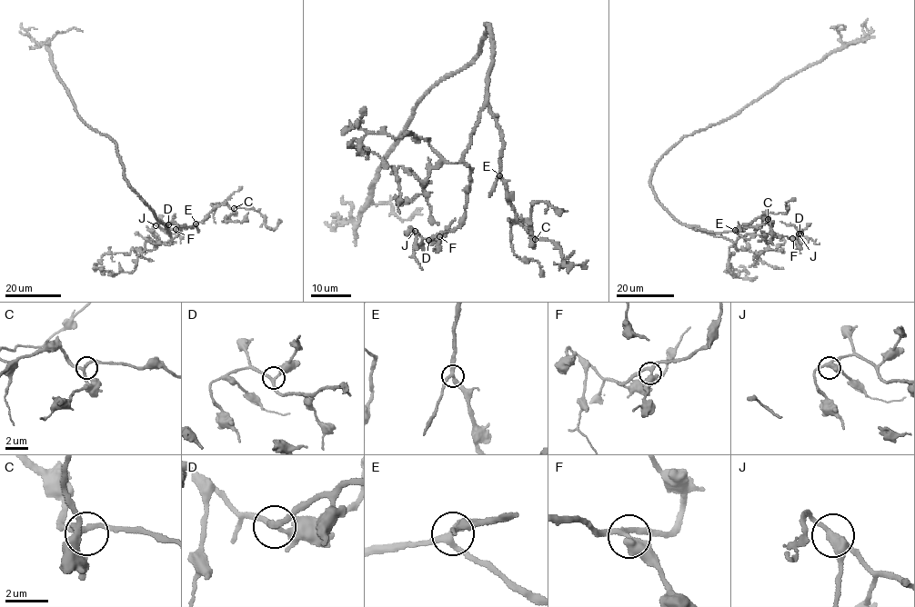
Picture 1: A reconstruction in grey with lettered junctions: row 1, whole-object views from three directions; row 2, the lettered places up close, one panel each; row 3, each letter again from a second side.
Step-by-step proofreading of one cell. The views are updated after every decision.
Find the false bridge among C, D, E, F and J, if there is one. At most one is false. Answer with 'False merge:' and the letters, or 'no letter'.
False merge: no letter

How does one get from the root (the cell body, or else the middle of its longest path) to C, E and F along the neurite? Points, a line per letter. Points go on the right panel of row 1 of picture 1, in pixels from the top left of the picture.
C: (659, 160), (653, 169), (650, 185), (660, 203), (681, 223), (722, 233), (748, 226), (765, 213), (768, 219)
E: (659, 160), (653, 169), (650, 184), (658, 200), (671, 215), (681, 223), (708, 232), (735, 230)
F: (659, 160), (653, 169), (650, 185), (660, 203), (681, 223), (734, 243), (747, 234), (774, 233), (792, 238)

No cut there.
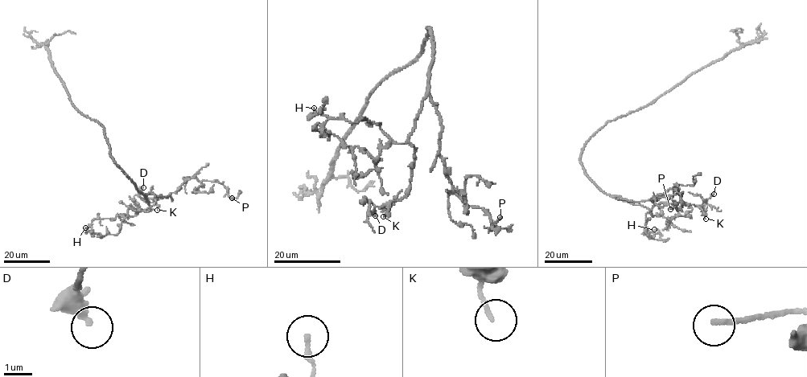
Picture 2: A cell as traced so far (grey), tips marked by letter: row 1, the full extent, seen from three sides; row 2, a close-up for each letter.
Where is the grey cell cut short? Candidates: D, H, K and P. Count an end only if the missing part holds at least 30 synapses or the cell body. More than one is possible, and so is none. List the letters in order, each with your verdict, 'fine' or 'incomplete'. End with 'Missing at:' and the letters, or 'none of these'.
D: fine
H: fine
K: fine
P: fine
Missing at: none of these

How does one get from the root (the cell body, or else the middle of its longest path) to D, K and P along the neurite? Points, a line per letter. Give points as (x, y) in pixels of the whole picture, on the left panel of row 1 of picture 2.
D: (109, 145), (115, 164), (132, 179), (151, 206), (157, 198), (162, 195), (149, 198), (142, 192), (143, 187)
K: (109, 145), (115, 164), (132, 179), (149, 205), (162, 195), (154, 198), (157, 210)
P: (109, 145), (115, 164), (143, 194), (168, 197), (188, 179), (195, 178), (199, 182), (221, 183), (232, 198)

